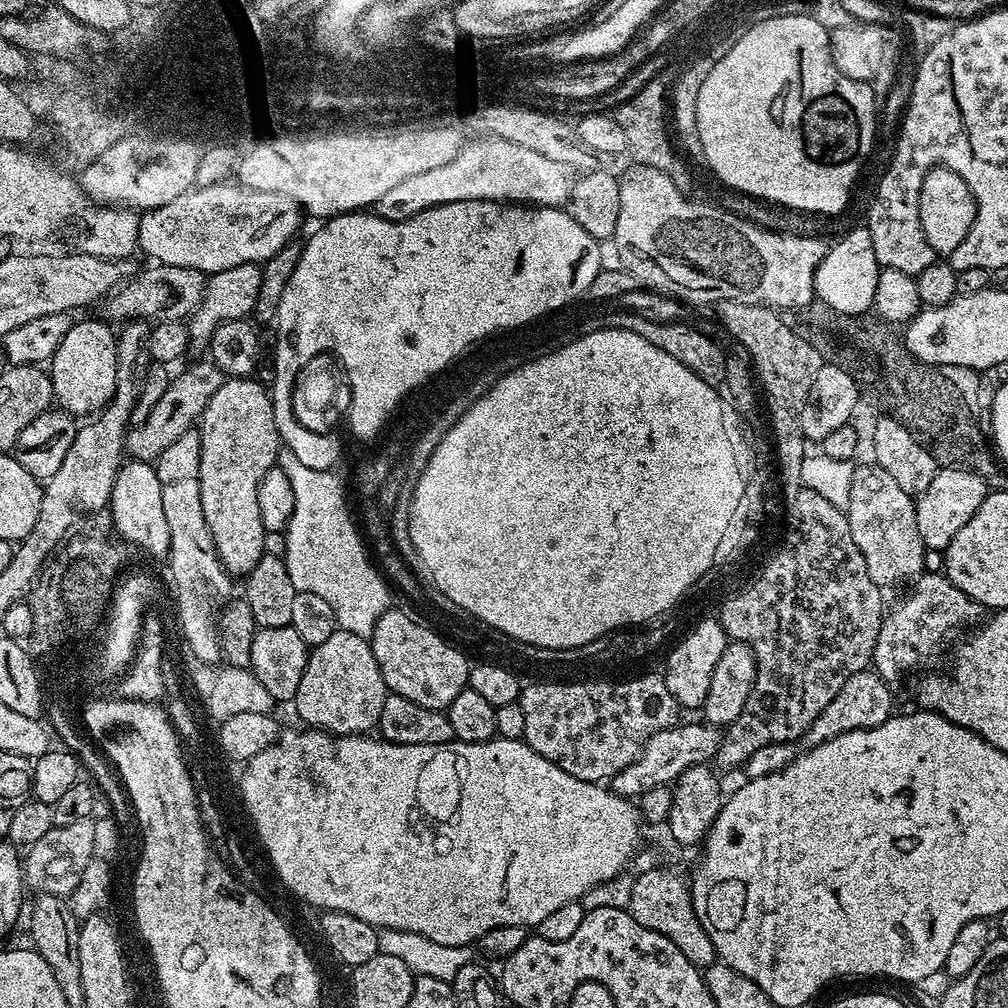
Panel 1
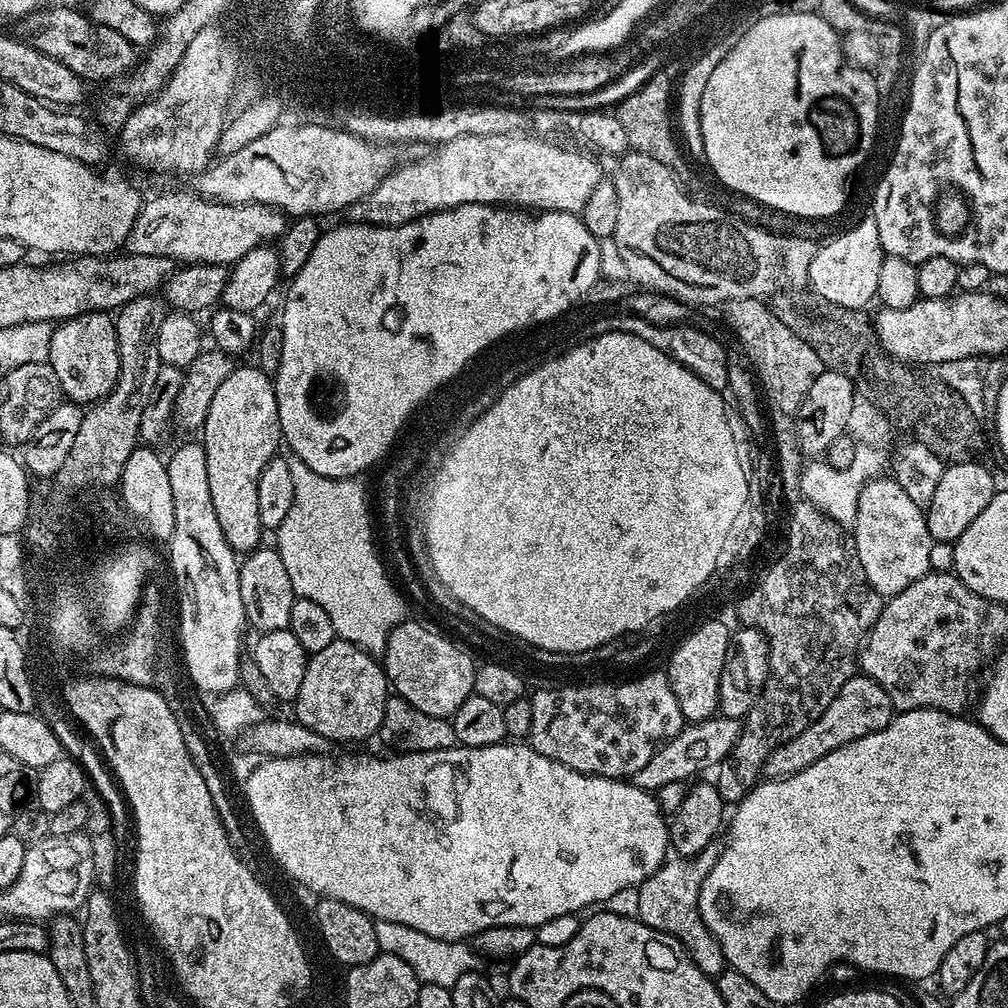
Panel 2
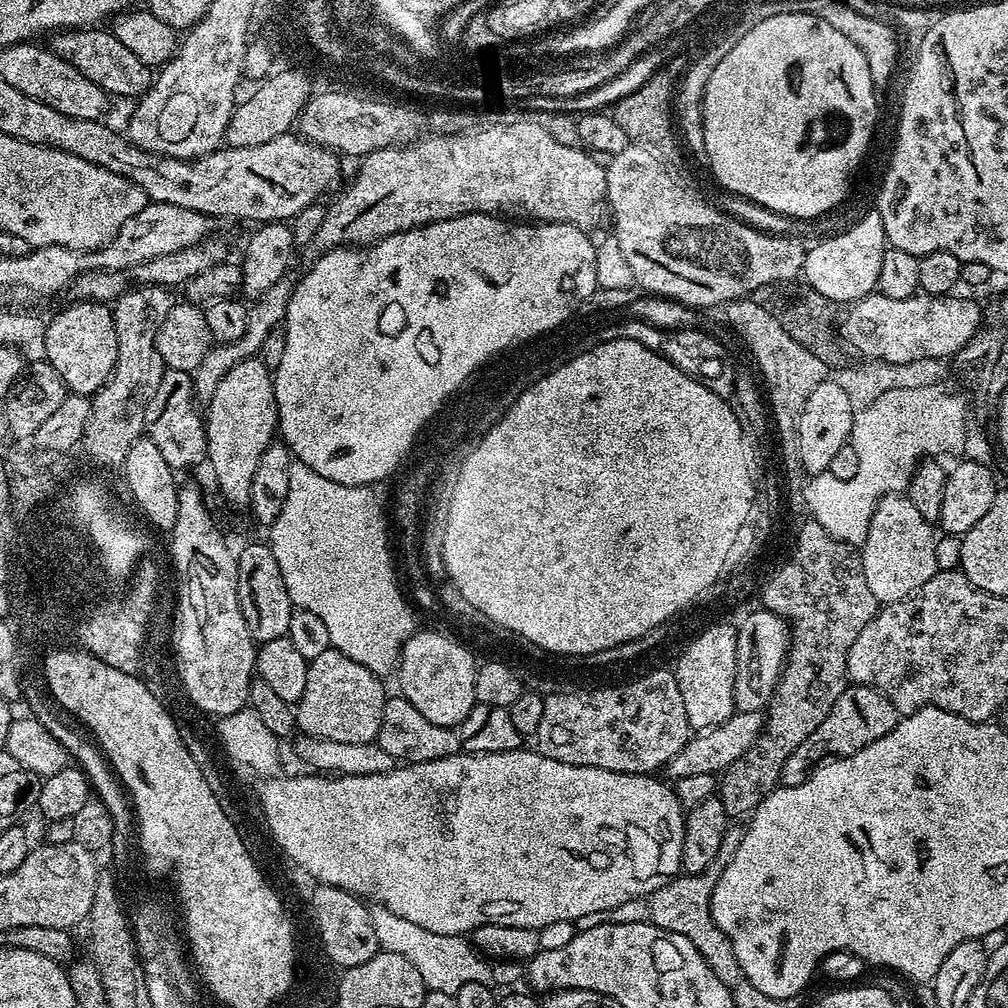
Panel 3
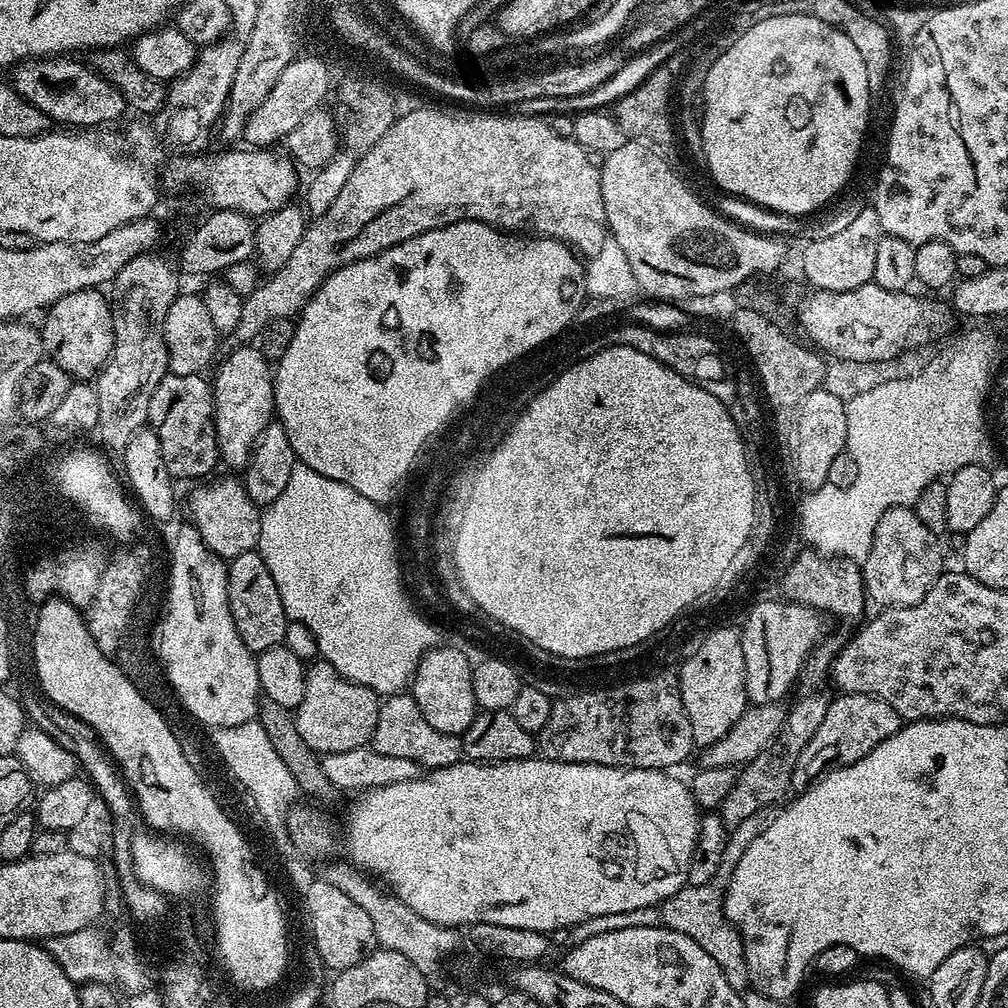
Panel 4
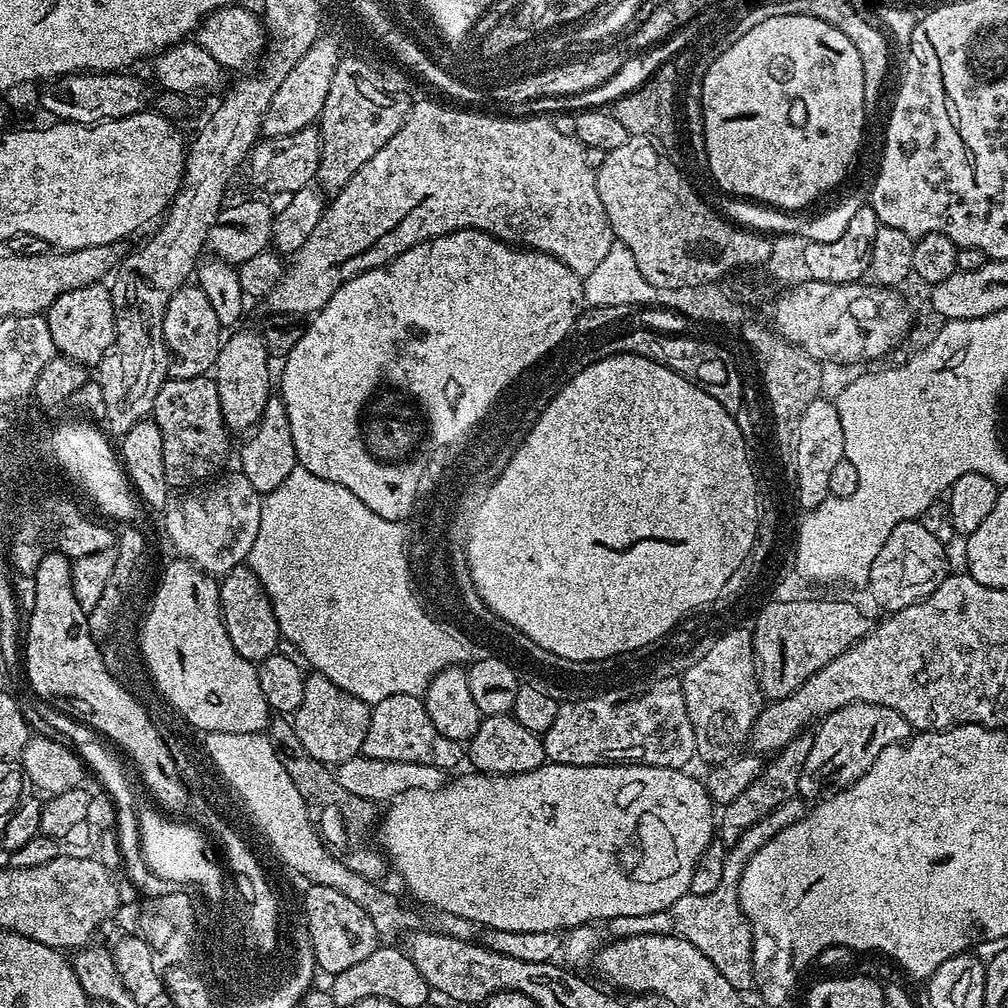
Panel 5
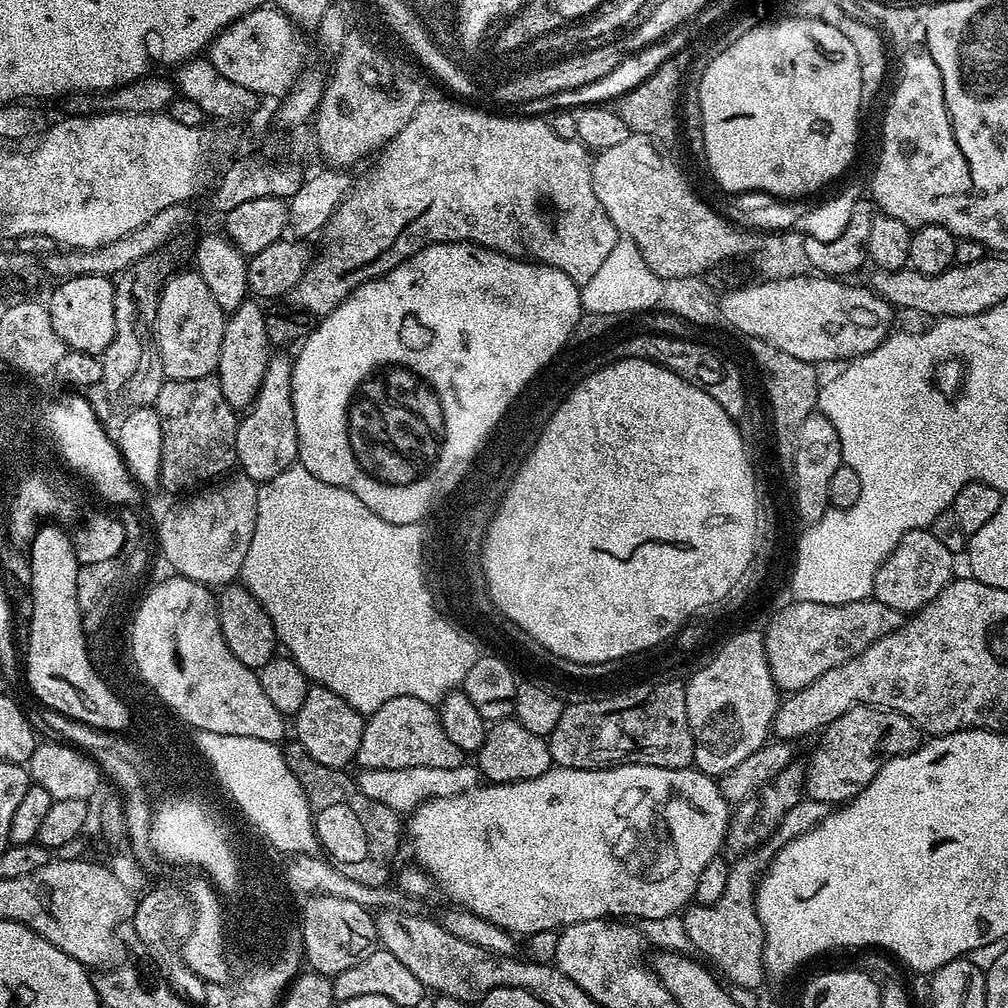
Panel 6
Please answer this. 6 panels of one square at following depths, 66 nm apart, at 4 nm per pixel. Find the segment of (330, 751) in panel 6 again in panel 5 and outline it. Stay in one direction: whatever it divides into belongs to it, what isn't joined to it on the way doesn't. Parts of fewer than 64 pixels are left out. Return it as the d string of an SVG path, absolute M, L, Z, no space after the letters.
M319 674L309 675L304 685L306 694L302 694L302 706L298 706L291 721L306 751L313 758L318 758L318 762L329 766L361 755L360 747L362 742L366 742L366 730L370 726L370 705L362 702L362 698L354 698L354 694L334 686L330 678Z

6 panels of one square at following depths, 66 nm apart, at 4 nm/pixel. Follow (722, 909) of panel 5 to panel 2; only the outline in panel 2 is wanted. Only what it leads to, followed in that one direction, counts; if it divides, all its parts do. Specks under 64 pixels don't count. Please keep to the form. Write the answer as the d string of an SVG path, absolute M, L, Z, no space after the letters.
M712 843L702 850L702 854L687 858L665 859L662 867L650 878L646 878L638 885L638 912L637 917L643 924L659 932L670 934L688 952L688 957L702 970L702 974L713 978L725 971L726 961L722 954L722 946L714 934L702 922L702 914L698 906L698 898L702 890L702 882L714 870L714 862L718 862L721 845Z

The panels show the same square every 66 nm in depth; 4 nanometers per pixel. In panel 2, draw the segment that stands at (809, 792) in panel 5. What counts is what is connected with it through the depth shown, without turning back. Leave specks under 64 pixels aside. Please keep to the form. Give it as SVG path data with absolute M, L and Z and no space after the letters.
M854 675L846 682L846 686L842 686L842 690L838 690L838 694L834 694L834 702L830 702L830 706L822 710L820 717L809 728L802 730L802 734L798 734L790 742L773 750L770 758L766 758L763 775L769 780L790 778L806 770L806 766L818 762L818 758L866 734L874 734L882 730L892 721L893 715L894 709L890 694L886 694L886 690L882 690L882 686L878 686L878 682L874 682L869 676Z

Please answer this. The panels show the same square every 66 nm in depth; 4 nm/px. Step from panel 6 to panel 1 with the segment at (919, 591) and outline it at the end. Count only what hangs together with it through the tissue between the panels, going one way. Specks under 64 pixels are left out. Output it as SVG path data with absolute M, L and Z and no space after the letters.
M878 466L871 467L860 469L857 467L853 471L846 515L850 522L850 534L854 534L854 542L858 542L858 550L862 550L862 554L866 558L866 570L870 574L870 578L875 584L887 586L906 576L912 578L919 575L925 567L923 564L926 549L918 534L916 505L913 497L908 496L906 490L902 490L902 486L898 486L898 482L894 482L894 478L890 478L890 474L886 474L886 470L882 470Z

